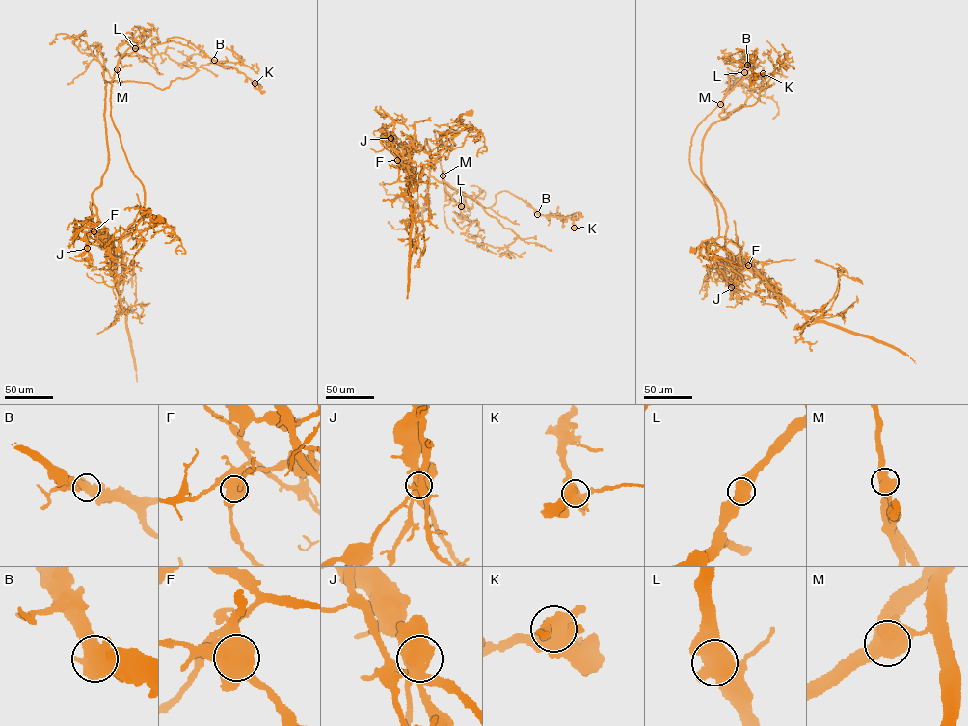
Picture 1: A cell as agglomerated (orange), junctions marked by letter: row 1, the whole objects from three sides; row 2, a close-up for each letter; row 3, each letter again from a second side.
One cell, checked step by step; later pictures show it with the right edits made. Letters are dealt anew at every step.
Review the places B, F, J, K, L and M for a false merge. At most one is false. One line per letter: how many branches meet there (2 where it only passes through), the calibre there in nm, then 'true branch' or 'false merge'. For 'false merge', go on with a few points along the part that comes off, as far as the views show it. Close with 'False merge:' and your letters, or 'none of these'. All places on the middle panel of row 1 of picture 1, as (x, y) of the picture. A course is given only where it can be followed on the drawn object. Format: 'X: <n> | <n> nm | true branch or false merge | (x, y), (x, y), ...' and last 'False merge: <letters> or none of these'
B: 4 | 600 nm | true branch
F: 3 | 650 nm | true branch
J: 4 | 600 nm | true branch
K: 5 | 650 nm | true branch
L: 3 | 700 nm | true branch
M: 4 | 700 nm | false merge | (443, 175), (434, 130), (446, 146), (454, 145), (455, 133), (472, 127), (446, 133), (446, 145), (431, 157)
False merge: M

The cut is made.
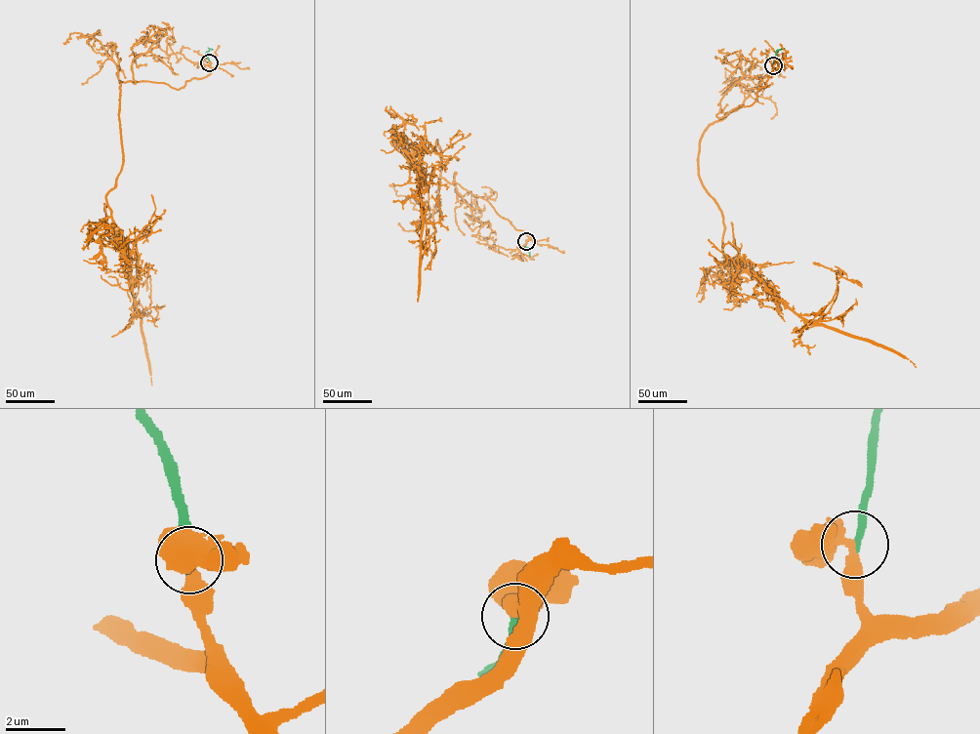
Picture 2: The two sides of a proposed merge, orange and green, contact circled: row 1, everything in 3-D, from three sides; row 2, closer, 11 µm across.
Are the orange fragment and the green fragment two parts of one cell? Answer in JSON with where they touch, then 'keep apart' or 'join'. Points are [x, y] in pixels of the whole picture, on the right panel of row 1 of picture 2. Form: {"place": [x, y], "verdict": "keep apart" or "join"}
{"place": [773, 65], "verdict": "join"}

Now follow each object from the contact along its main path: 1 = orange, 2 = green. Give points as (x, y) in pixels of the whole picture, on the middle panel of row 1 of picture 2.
1: (526, 241), (486, 200), (440, 176), (436, 140), (427, 152), (415, 142), (423, 154), (417, 301)
2: (526, 241), (525, 246), (530, 257)

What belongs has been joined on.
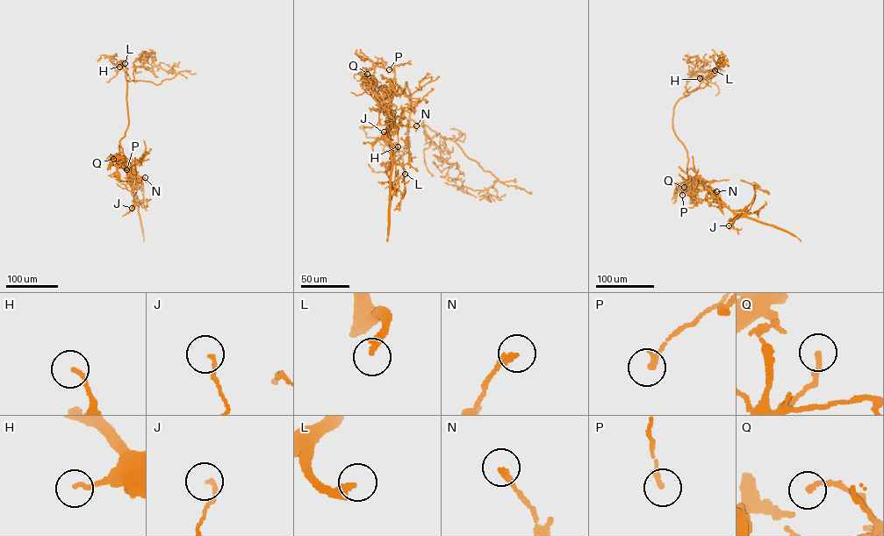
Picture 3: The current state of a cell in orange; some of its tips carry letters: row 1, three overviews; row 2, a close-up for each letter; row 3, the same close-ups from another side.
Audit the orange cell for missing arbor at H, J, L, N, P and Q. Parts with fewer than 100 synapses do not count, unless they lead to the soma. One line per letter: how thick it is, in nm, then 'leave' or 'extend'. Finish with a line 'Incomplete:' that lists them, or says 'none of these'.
H: 150 nm thick; leave
J: 140 nm thick; leave
L: 280 nm thick; extend
N: 200 nm thick; leave
P: 200 nm thick; leave
Q: 200 nm thick; leave
Incomplete: L

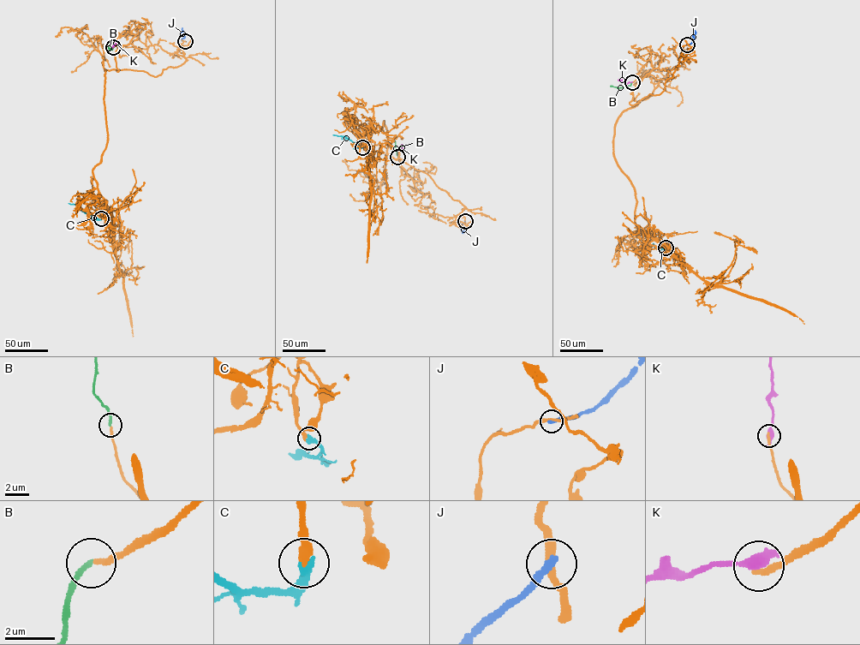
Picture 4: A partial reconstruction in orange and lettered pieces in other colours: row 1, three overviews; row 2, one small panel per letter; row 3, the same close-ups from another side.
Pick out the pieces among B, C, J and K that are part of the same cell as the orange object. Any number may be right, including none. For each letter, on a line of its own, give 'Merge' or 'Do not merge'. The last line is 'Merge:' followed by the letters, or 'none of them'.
B: Do not merge
C: Merge
J: Do not merge
K: Do not merge
Merge: C

